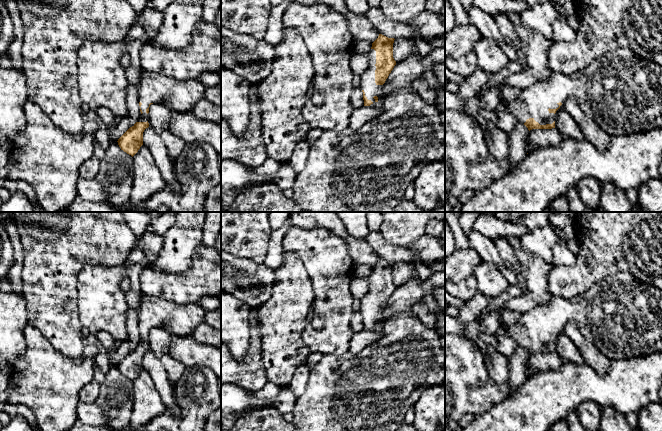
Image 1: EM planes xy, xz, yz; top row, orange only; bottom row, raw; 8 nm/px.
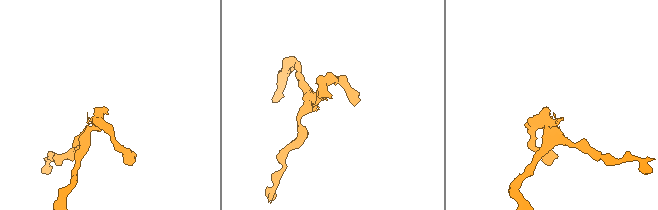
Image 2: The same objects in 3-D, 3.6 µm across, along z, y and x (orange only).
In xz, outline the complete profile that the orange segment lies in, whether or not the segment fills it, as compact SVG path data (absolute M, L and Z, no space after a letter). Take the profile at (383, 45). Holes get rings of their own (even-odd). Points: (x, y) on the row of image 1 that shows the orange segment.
M379 34L378 38L372 43L371 50L369 52L369 65L365 72L360 76L361 82L359 87L363 92L364 106L371 106L376 108L383 108L385 111L378 115L375 119L367 122L359 130L349 130L342 132L324 131L321 137L312 142L309 157L305 164L304 169L297 173L295 182L293 184L294 194L292 199L300 206L302 211L305 212L395 212L397 204L404 198L405 191L410 184L413 184L416 177L419 175L423 167L430 163L442 160L445 156L445 129L443 128L440 120L439 110L428 103L426 103L420 95L411 87L406 87L401 90L397 90L385 97L377 97L377 93L382 88L389 74L396 65L396 61L393 58L393 43L394 38L388 38L382 34Z

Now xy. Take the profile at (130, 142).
M144 73L138 90L141 117L118 139L121 150L133 157L143 145L151 104L161 103L176 113L192 111L196 103L205 98L206 88L199 78L180 80L158 73Z

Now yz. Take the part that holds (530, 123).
M618 48L593 60L586 68L571 75L552 73L548 80L537 81L523 89L516 101L507 102L508 109L528 130L555 128L555 113L568 98L574 98L584 113L610 136L630 135L662 128L662 66L644 60L627 48Z

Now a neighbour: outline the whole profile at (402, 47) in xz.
M402 37L395 38L393 43L393 58L396 63L409 57L415 46L415 40Z

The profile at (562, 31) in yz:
M558 12L558 18L553 24L553 42L576 40L576 30L567 21L567 17Z

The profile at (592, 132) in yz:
M574 98L566 99L562 108L566 110L579 125L586 141L598 149L603 149L609 145L611 136L584 113Z

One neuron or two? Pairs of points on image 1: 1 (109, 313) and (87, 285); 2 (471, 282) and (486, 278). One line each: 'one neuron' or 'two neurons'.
1: one neuron
2: two neurons

